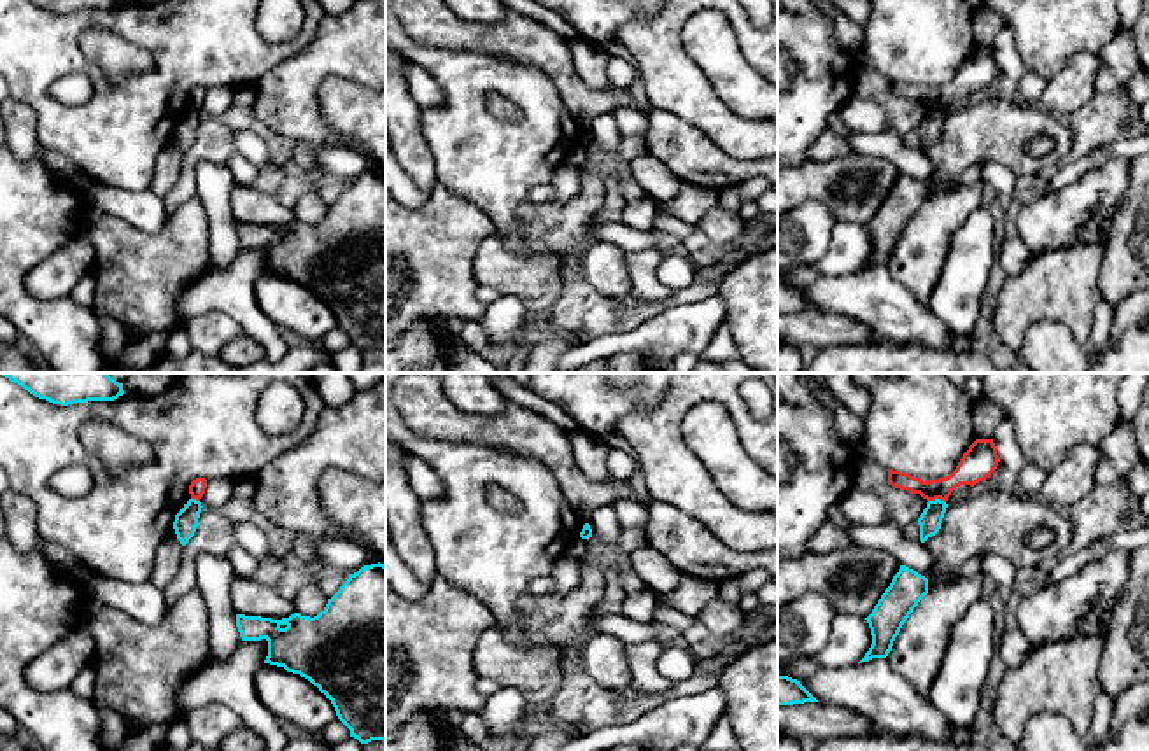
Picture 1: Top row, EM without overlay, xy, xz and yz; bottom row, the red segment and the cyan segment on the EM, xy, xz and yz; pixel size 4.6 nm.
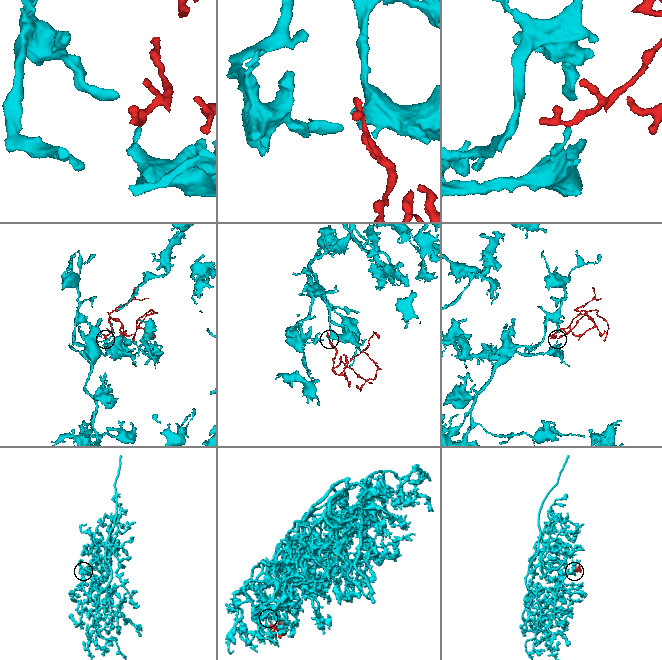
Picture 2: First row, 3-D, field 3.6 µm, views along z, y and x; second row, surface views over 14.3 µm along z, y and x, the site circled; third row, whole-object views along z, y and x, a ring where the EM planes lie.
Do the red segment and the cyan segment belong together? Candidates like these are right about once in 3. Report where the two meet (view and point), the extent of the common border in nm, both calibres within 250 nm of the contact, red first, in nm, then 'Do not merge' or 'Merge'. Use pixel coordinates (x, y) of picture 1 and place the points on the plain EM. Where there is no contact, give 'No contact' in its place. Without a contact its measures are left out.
Touches red at yz (937, 105). Shared border 80 nm. Thickness 160 nm (red) against 100 nm. Do not merge

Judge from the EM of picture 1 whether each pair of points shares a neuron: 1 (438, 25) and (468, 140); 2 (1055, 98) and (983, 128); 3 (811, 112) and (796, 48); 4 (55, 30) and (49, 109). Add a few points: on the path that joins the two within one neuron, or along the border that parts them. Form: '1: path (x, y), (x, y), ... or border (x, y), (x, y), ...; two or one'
1: border (407, 34), (421, 44), (479, 49), (486, 55); two
2: border (1037, 105), (1069, 125); two
3: path (811, 97), (811, 63); one
4: path (39, 49), (39, 90); one

